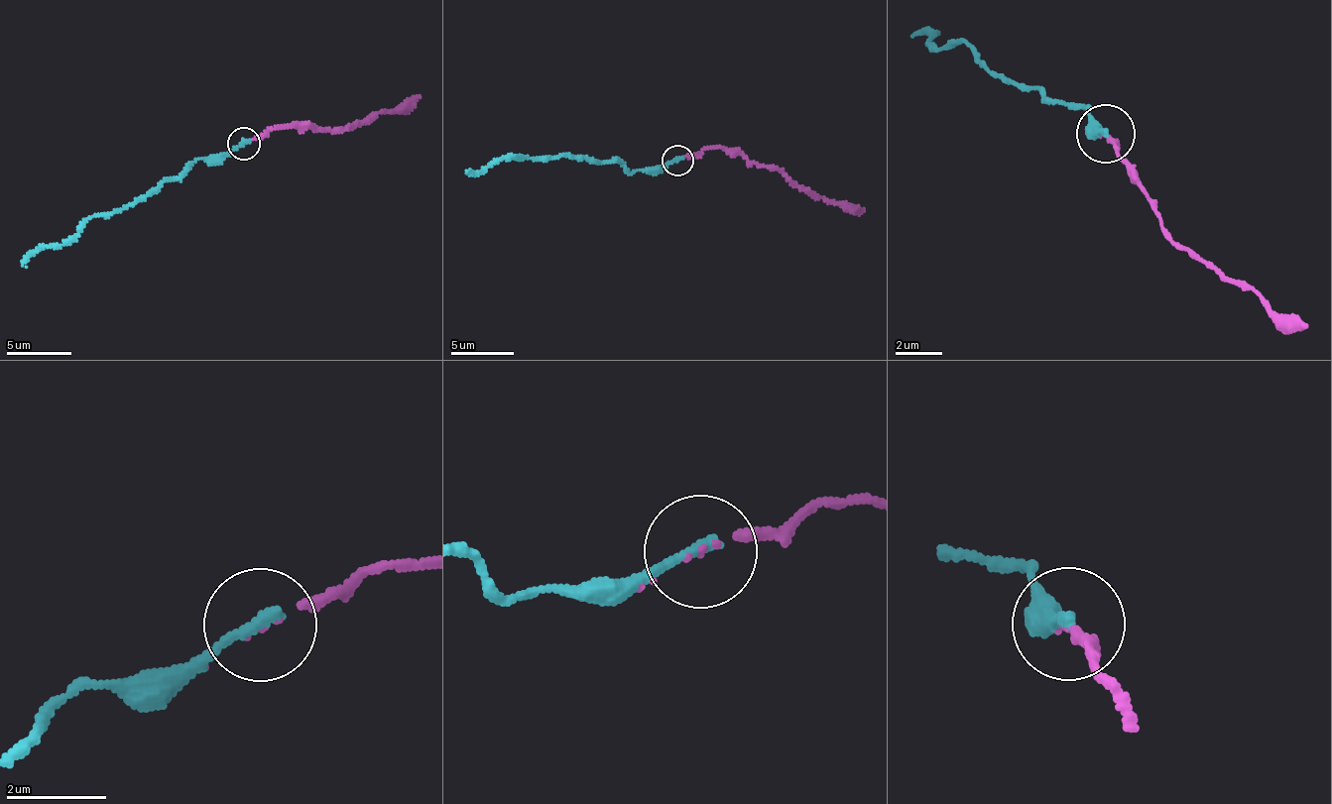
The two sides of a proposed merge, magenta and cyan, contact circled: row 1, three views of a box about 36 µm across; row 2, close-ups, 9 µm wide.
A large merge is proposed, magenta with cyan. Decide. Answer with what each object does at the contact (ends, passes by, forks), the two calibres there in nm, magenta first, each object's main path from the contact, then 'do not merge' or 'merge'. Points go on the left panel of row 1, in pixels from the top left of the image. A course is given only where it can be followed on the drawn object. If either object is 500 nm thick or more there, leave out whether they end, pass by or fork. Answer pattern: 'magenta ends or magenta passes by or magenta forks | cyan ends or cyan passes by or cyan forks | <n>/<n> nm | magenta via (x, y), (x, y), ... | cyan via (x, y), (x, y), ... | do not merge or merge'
magenta ends | cyan ends | 80/260 nm | magenta via (243, 143), (275, 129), (309, 126), (338, 130), (404, 109), (420, 95) | cyan via (243, 143), (192, 162), (180, 179), (161, 181), (127, 208), (89, 216), (60, 245), (31, 253), (26, 267) | merge

